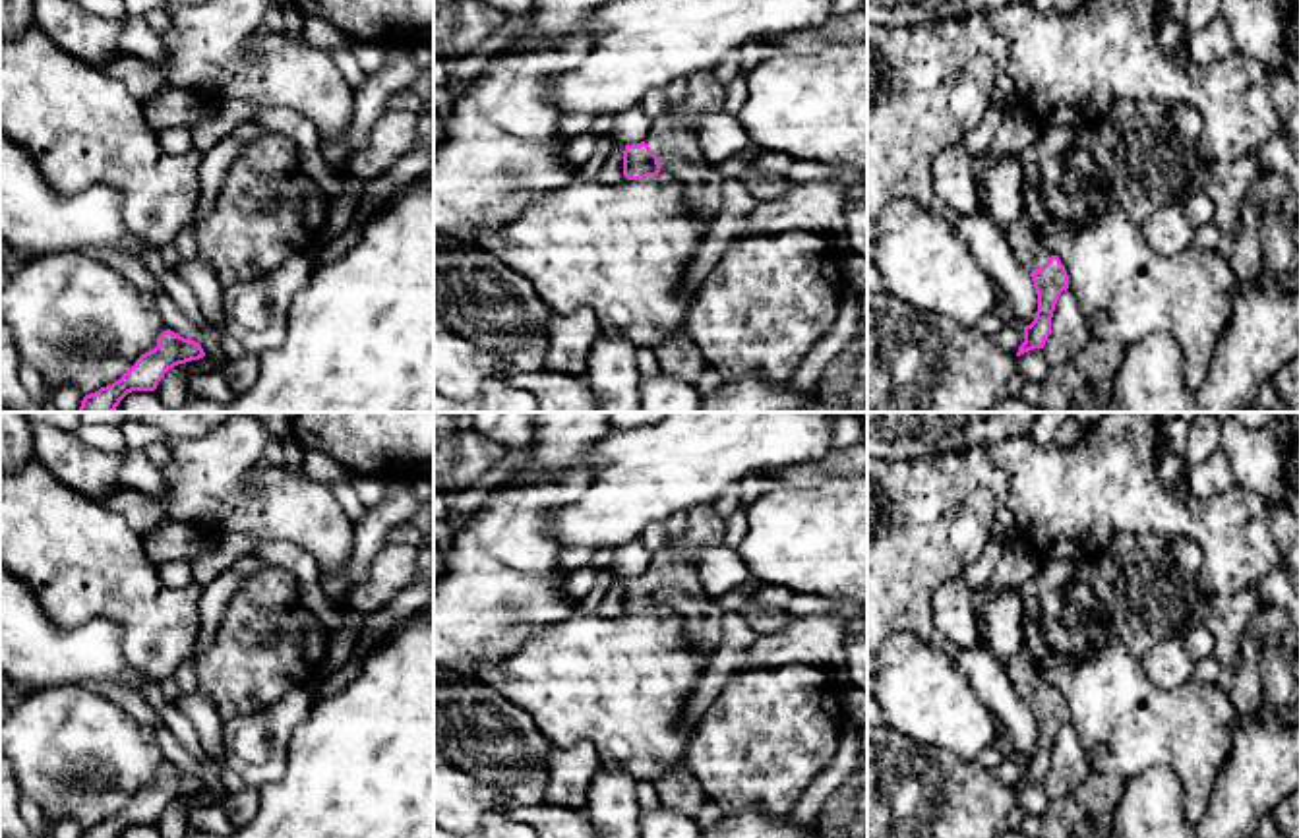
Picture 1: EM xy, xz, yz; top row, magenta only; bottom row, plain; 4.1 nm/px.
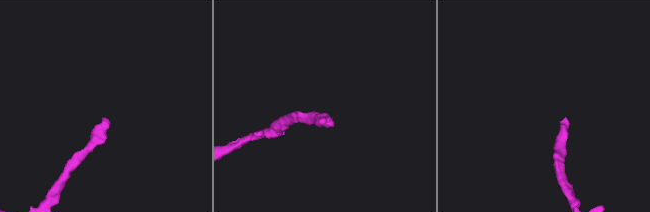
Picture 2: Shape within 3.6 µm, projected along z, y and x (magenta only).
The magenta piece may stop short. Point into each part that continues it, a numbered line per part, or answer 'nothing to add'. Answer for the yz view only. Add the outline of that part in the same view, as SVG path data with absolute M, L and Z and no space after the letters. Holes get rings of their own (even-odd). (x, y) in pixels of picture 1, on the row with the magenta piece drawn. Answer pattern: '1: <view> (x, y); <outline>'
1: yz (1046, 202); M1069 149L1063 157L1063 166L1082 180L1082 190L1067 194L1053 184L1030 184L1022 199L1020 217L1005 232L1014 257L1028 273L1043 267L1053 255L1040 238L1040 226L1045 221L1090 224L1105 209L1098 186L1109 186L1109 182L1102 174L1092 149Z

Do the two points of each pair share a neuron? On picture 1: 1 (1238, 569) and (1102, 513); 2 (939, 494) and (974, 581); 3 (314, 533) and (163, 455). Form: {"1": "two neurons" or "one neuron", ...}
{"1": "one neuron", "2": "two neurons", "3": "two neurons"}

